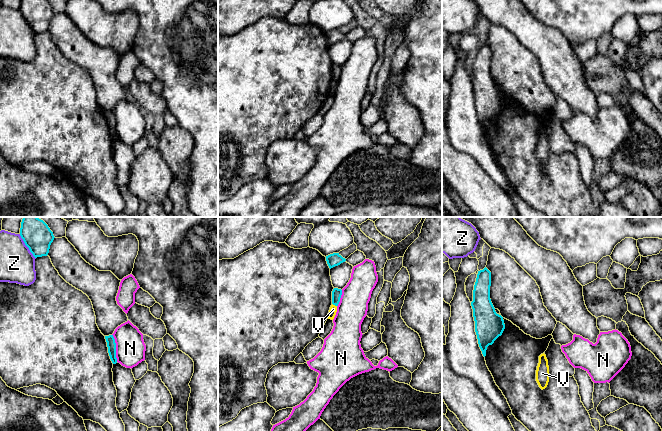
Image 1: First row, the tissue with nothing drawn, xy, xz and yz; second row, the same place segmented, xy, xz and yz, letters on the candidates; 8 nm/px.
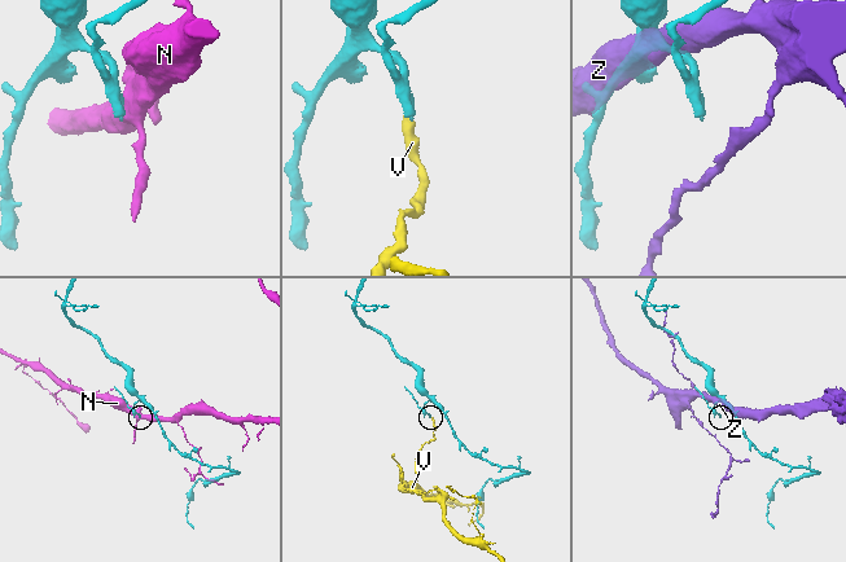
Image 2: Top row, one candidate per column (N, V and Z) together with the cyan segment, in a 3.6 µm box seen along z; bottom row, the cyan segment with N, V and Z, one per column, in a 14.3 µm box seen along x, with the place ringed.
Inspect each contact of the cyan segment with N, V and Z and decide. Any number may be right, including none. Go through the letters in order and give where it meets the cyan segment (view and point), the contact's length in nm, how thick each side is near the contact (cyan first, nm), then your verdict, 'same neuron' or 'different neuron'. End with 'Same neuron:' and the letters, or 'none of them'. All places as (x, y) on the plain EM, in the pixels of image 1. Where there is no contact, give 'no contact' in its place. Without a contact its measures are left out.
N: xy (115, 124) | 220 nm | 70/240 nm | different neuron
V: xz (334, 80) | 50 nm | 80/60 nm | different neuron
Z: xy (26, 21) | 240 nm | 220/280 nm | different neuron
Same neuron: none of them

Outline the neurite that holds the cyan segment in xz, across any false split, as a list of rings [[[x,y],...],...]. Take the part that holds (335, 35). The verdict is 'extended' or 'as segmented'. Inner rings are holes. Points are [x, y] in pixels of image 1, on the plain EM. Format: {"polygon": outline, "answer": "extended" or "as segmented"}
{"polygon": [[[333,29],[333,30],[326,32],[326,37],[327,37],[329,44],[331,45],[345,38],[346,35],[343,34],[339,29]]], "answer": "as segmented"}

